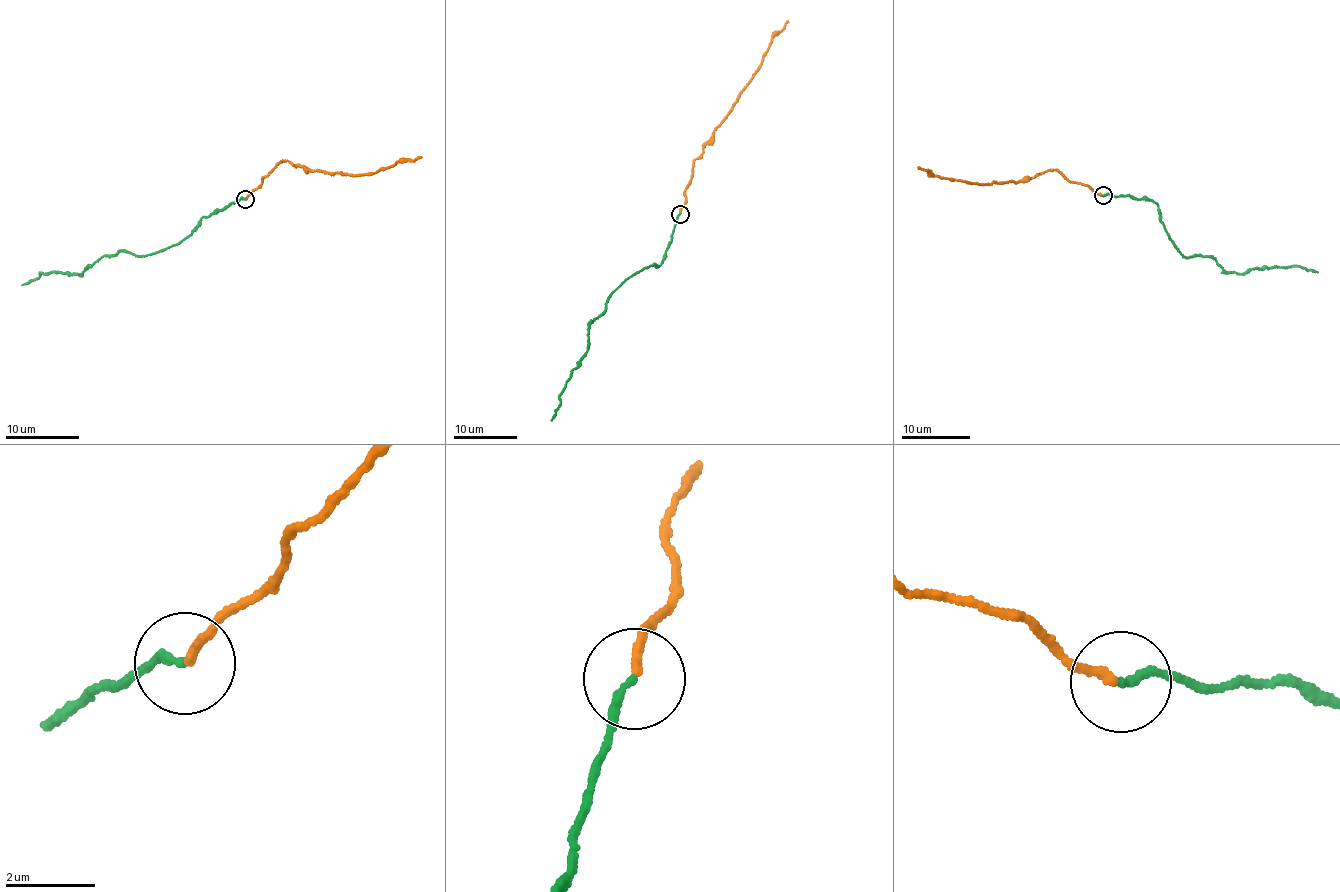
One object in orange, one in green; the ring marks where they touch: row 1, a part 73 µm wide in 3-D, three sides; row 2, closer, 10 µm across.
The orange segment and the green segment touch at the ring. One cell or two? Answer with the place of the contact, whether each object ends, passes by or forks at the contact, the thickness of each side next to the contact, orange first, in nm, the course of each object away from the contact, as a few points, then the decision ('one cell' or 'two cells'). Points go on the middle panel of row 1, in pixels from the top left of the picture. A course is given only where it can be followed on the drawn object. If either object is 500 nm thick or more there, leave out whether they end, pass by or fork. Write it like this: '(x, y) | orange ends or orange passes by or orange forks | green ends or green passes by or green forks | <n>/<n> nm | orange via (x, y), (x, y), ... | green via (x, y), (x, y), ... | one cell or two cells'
(680, 214) | orange ends | green ends | 200/180 nm | orange via (679, 213), (686, 200), (686, 187), (694, 160), (753, 76), (771, 38), (789, 21) | green via (679, 214), (663, 261), (624, 282), (606, 302), (604, 313), (589, 325), (587, 352), (566, 381), (551, 420) | one cell

